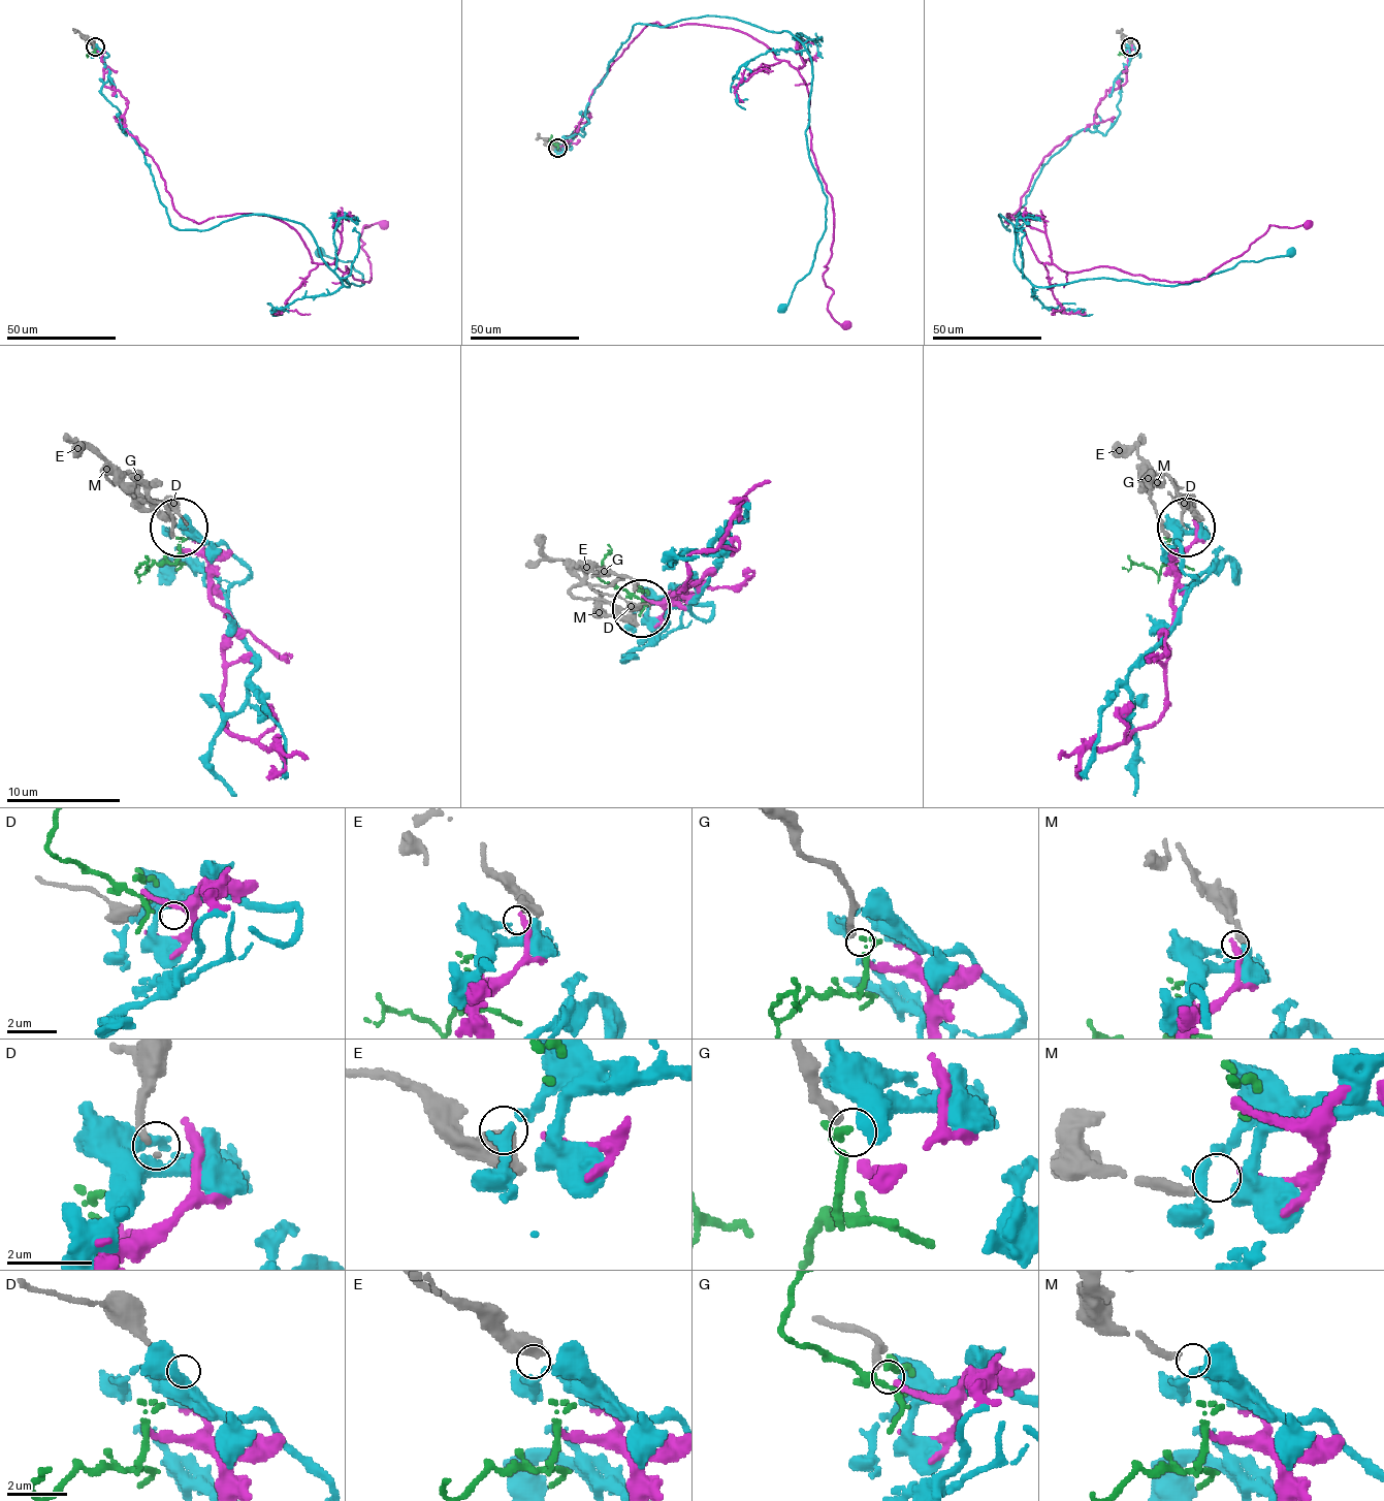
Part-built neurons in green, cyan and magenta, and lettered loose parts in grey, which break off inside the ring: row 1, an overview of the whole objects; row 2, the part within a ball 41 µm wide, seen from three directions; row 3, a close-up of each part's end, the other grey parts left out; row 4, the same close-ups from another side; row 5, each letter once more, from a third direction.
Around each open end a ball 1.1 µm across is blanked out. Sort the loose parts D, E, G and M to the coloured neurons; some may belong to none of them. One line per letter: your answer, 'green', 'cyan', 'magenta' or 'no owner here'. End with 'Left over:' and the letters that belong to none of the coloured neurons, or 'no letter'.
D: no owner here
E: cyan
G: magenta
M: no owner here
Left over: D, M

